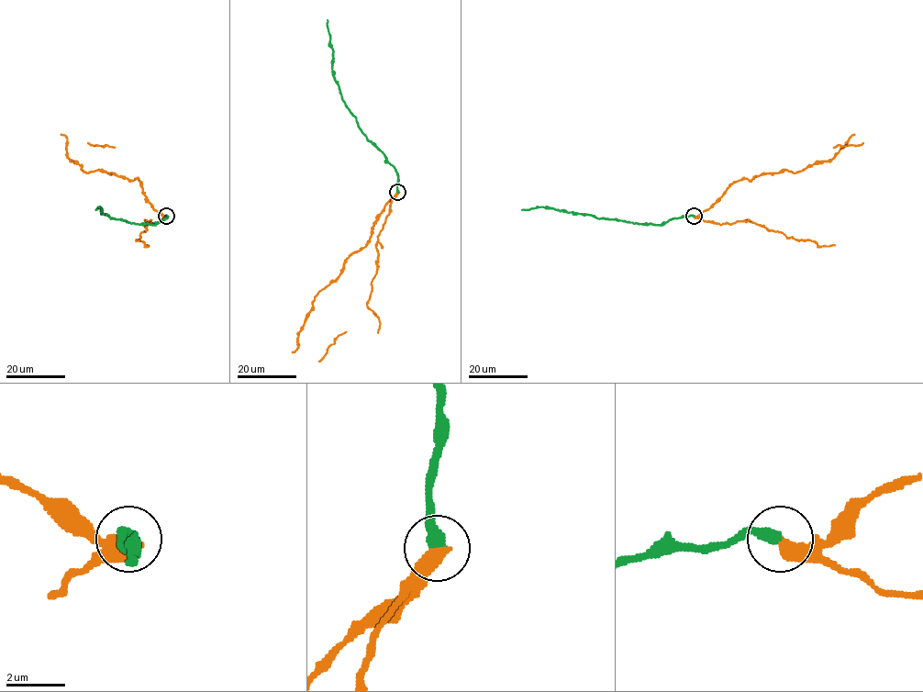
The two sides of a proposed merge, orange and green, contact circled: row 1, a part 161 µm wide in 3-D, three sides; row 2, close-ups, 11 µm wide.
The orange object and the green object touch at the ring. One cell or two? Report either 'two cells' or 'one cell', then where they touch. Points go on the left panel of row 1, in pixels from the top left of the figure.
two cells | (166, 216)

